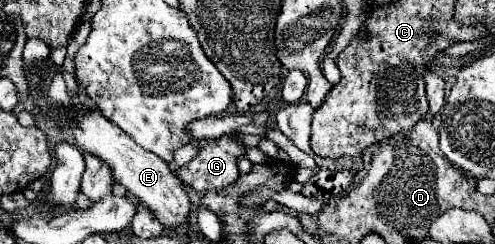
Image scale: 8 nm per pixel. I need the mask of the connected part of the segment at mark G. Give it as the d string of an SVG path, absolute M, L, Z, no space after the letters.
M221 136L205 144L191 162L181 166L177 178L197 192L227 188L239 176L237 156L243 156L243 146L239 146L237 136Z

